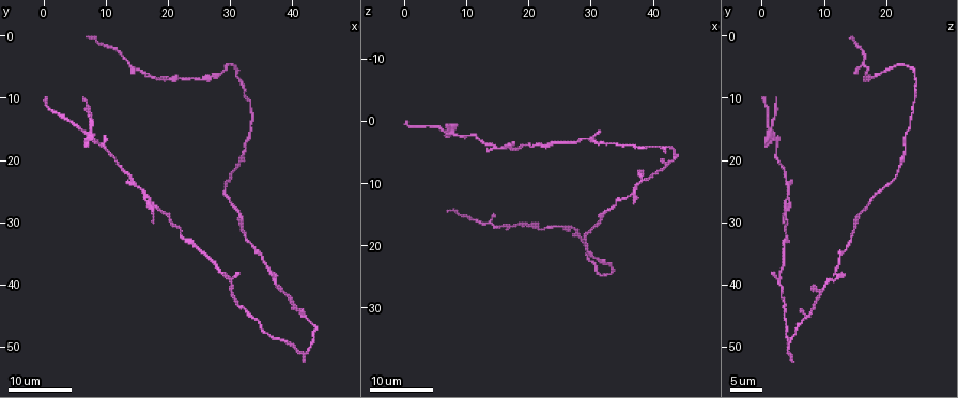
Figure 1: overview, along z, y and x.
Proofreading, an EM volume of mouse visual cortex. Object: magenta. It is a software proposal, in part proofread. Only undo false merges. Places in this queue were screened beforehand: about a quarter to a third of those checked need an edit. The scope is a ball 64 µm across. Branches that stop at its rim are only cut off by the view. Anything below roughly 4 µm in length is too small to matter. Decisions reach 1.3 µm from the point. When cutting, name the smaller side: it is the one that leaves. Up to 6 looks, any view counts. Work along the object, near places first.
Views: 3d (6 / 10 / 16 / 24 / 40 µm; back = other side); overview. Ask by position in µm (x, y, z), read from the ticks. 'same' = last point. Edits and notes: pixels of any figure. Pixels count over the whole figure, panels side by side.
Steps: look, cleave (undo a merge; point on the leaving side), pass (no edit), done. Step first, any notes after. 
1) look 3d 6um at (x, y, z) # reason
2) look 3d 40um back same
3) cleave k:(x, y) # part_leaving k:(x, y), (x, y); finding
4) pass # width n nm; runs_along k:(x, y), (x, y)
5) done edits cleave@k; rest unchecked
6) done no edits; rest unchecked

look 3d 16um at (37.0, 39.0, 11.5) # thick turns thin

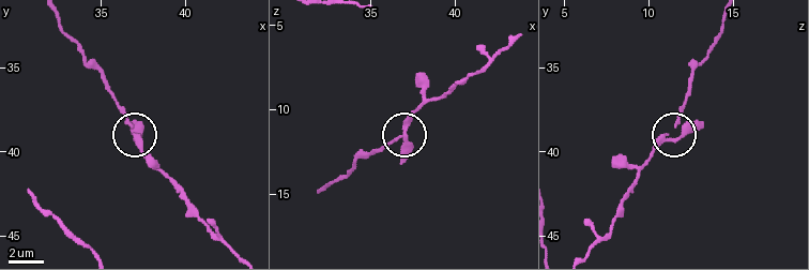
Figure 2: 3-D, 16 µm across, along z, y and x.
look 3d 10um at (37.2, 39.0, 11.9) # closer look

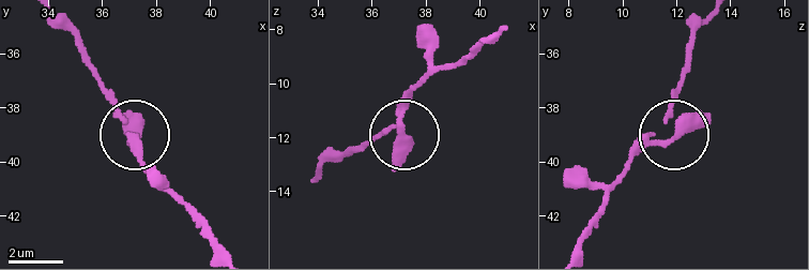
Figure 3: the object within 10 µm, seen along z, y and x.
pass # arms 3; all the same neuron

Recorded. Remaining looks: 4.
look 3d 24um at (15.0, 24.5, 4.0) # a narrow waist

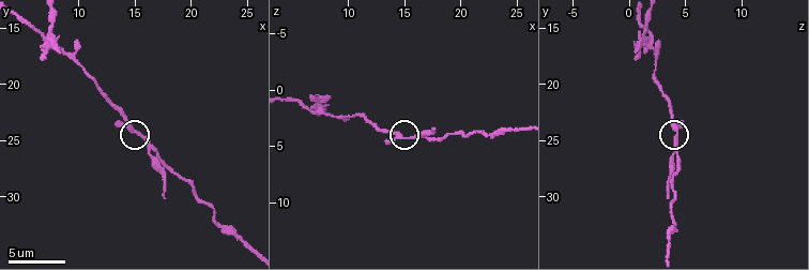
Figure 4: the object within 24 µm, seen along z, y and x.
look 3d 6um at (15.4, 24.4, 4.4) # closer look

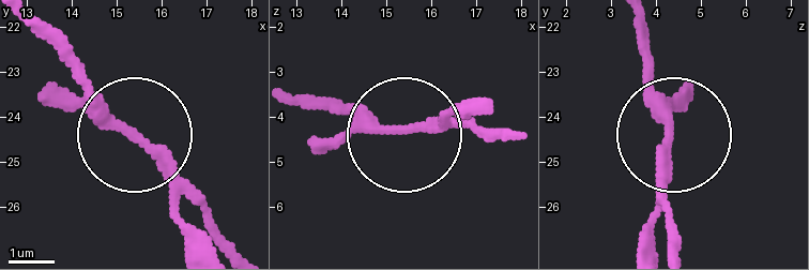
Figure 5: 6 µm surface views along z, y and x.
cleave 5:(199, 231) # part_leaving 5:(167, 175), (167, 206), (191, 252); two neurons meet here

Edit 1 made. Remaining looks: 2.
done edits cleave@5; rest unchecked

